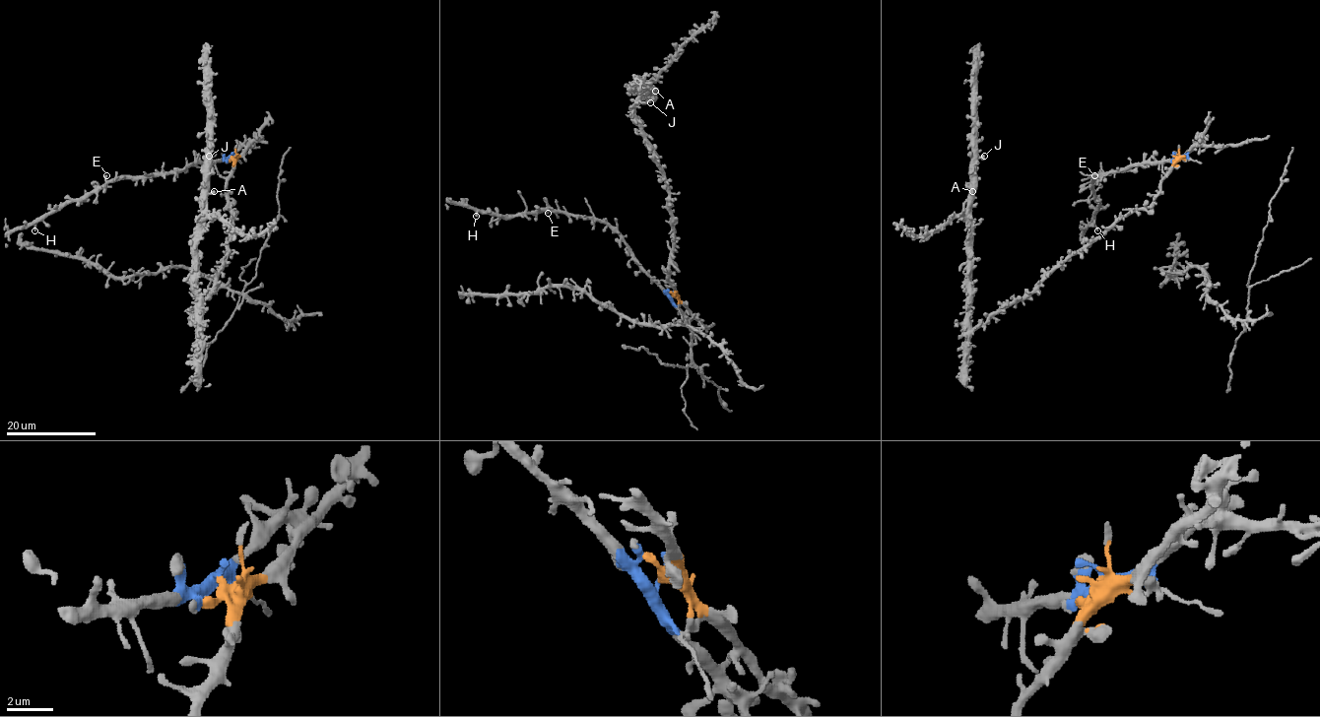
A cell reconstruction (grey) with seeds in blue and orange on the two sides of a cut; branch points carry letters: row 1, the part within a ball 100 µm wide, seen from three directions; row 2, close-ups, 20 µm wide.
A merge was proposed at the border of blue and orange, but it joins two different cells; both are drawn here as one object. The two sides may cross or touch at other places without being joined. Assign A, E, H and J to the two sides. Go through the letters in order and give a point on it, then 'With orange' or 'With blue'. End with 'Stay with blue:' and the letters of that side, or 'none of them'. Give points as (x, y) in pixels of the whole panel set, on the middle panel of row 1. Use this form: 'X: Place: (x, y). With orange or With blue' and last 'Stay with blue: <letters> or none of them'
A: Place: (655, 91). With orange
E: Place: (548, 213). With blue
H: Place: (476, 216). With blue
J: Place: (650, 102). With orange
Stay with blue: E, H

